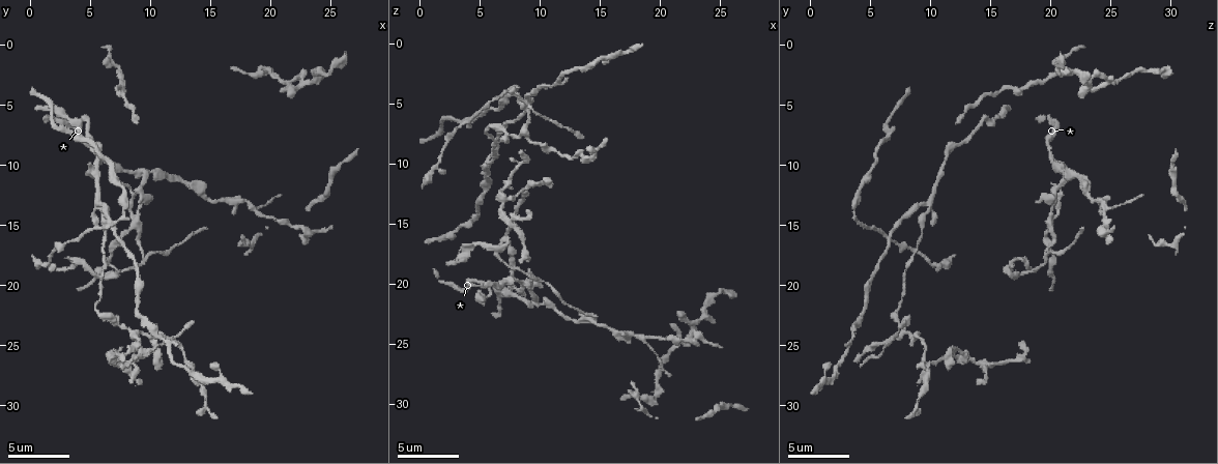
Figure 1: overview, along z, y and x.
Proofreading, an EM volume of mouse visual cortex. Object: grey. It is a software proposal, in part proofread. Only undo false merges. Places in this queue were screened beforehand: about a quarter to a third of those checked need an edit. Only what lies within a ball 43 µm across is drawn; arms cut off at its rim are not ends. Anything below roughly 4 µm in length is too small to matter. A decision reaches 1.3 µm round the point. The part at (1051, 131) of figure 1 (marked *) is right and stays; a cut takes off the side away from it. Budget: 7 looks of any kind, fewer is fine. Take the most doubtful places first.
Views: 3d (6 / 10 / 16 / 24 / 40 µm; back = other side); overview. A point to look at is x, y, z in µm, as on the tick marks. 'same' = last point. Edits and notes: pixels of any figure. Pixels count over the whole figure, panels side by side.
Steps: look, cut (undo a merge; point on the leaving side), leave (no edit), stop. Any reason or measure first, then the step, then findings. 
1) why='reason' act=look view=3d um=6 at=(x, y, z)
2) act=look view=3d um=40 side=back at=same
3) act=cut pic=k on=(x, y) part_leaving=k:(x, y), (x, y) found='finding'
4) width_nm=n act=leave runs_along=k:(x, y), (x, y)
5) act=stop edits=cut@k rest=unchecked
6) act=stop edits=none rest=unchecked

why='two arms in line, one across' act=look view=3d um=10 at=(6.4, 13.6, 8.6)

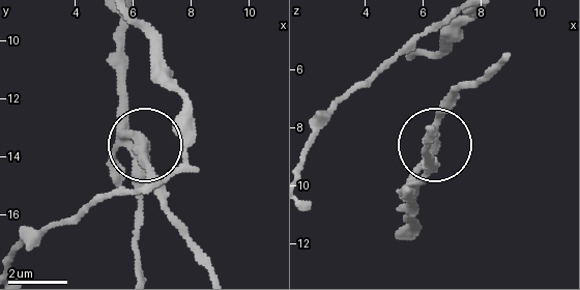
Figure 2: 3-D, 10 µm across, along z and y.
width_nm=330 act=leave found='one cell here'

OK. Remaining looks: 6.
why='two arms in line, one across' act=look view=3d um=10 at=(18.6, 14.0, 24.4)

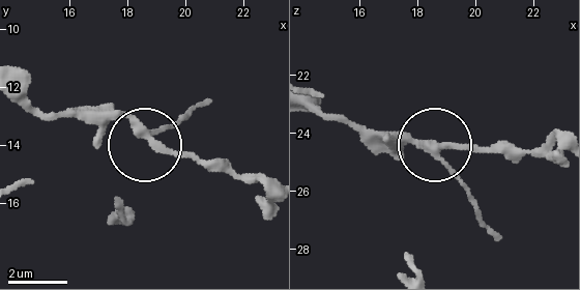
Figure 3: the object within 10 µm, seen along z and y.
side_arm_um=8 act=leave runs_along=3:(308, 102), (337, 121), (404, 132), (441, 146), (520, 146) found='continuous, no second cell'

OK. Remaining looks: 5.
why='three arms meet' act=look view=3d um=10 at=(21.6, 3.0, 24.6)

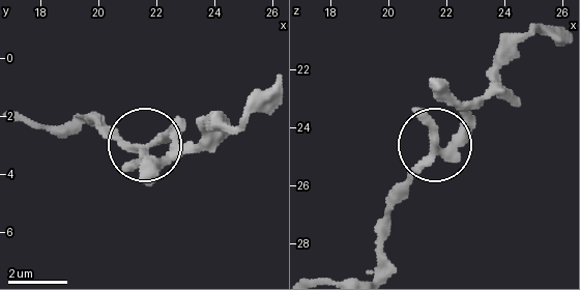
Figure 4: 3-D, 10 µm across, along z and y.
width_nm=250 act=leave found='continuous, no second cell'

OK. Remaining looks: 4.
act=stop edits=none rest=unchecked

